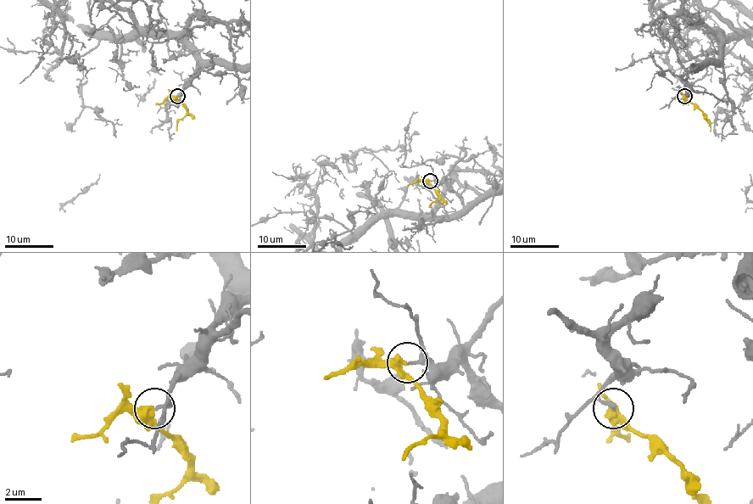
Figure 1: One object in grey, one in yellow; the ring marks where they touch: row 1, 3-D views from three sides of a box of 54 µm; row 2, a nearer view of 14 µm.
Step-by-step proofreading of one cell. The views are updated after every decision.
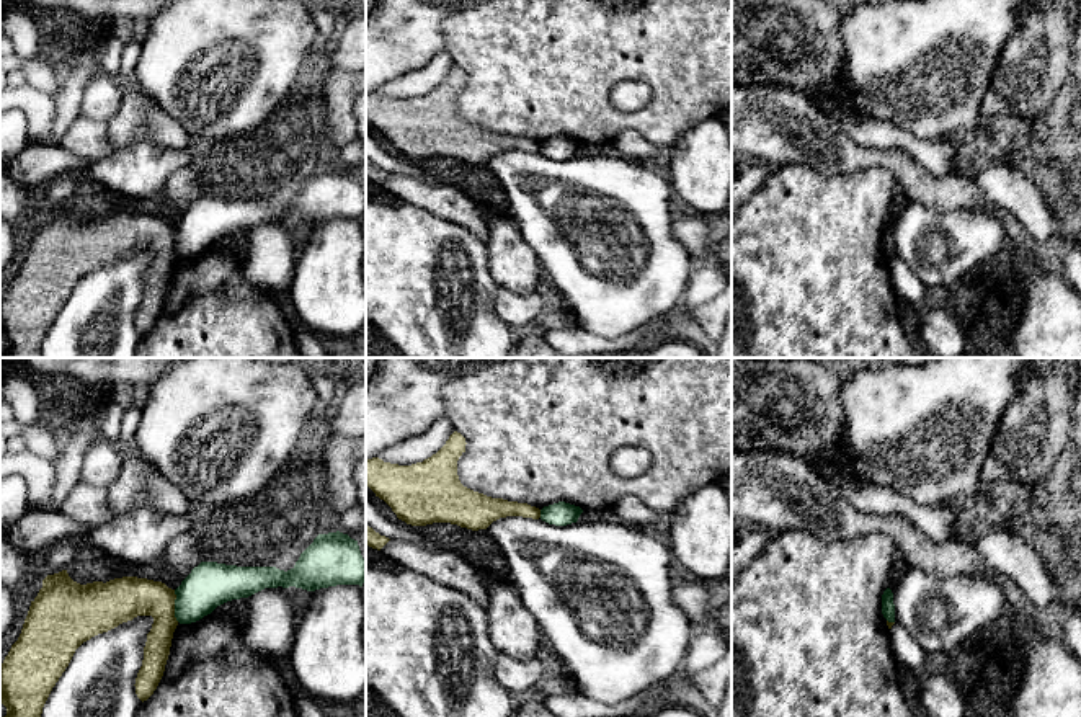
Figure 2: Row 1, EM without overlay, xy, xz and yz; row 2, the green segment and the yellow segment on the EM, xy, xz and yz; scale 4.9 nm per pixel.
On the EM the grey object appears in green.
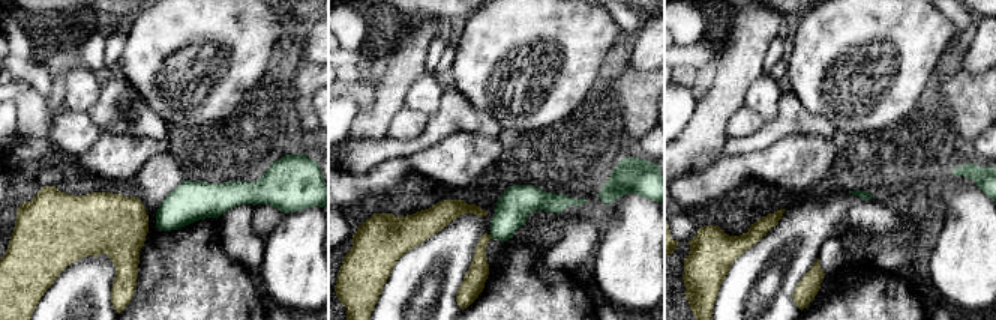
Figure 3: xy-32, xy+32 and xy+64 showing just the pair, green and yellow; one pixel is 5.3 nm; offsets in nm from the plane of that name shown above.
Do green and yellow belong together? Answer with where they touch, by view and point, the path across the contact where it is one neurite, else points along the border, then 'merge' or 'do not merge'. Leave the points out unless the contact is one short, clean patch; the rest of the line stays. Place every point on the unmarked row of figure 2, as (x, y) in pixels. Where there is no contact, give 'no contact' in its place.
xy (175, 240) | do not merge

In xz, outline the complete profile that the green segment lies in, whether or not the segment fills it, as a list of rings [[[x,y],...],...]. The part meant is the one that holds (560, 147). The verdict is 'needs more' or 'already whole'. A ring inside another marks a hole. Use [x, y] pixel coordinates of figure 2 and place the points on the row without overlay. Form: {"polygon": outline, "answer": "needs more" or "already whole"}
{"polygon": [[[558,136],[540,144],[540,154],[555,158],[555,160],[567,160],[576,157],[583,144],[580,140]]], "answer": "already whole"}

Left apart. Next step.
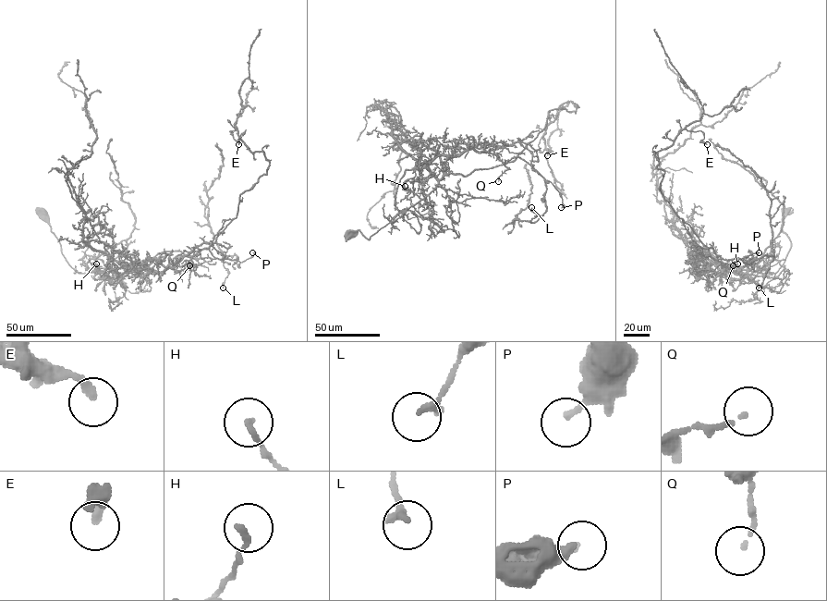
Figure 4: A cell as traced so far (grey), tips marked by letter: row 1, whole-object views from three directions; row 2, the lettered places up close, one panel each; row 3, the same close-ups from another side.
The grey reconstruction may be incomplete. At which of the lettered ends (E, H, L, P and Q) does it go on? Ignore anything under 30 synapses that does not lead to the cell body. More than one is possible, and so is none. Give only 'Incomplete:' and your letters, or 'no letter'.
Incomplete: no letter

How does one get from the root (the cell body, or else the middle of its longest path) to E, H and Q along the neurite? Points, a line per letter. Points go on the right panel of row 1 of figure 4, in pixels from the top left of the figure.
E: (784, 213), (791, 247), (775, 273), (750, 281), (725, 270), (664, 199), (653, 151), (685, 128), (707, 144)
H: (784, 213), (782, 230), (791, 247), (779, 269), (772, 273), (760, 271), (750, 281), (742, 276), (737, 263)
Q: (784, 213), (782, 230), (791, 247), (779, 269), (760, 271), (751, 281), (718, 263), (700, 271), (733, 265)

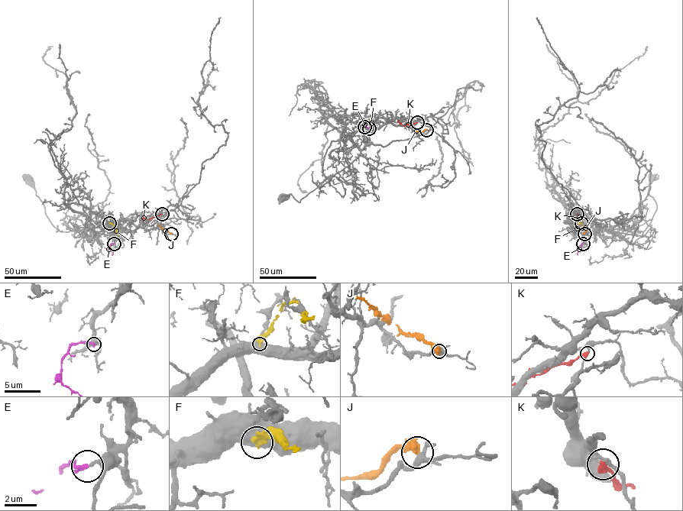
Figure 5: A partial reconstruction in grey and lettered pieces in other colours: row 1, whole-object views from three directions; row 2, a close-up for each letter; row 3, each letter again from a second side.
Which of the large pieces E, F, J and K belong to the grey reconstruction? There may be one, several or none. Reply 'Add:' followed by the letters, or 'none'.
Add: E

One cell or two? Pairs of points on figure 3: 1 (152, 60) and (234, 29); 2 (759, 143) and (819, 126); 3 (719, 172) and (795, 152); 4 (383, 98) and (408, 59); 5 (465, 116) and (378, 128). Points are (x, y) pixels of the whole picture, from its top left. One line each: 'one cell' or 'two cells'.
1: one cell
2: one cell
3: one cell
4: one cell
5: two cells

